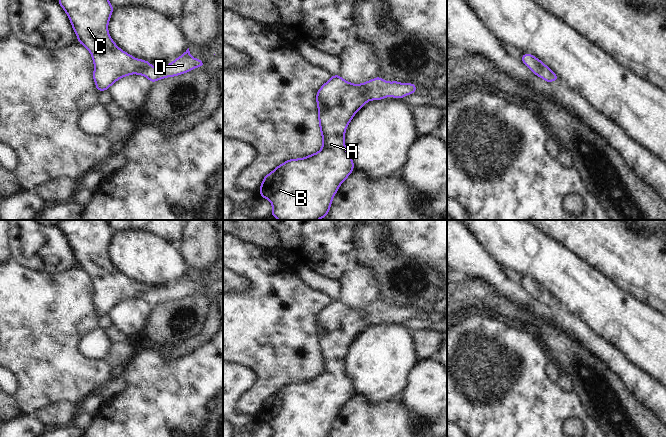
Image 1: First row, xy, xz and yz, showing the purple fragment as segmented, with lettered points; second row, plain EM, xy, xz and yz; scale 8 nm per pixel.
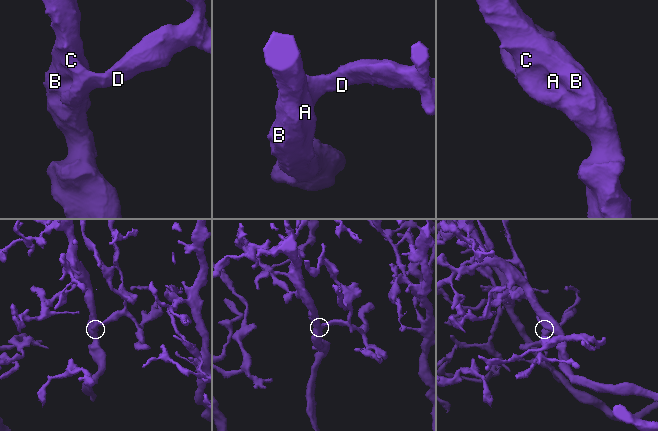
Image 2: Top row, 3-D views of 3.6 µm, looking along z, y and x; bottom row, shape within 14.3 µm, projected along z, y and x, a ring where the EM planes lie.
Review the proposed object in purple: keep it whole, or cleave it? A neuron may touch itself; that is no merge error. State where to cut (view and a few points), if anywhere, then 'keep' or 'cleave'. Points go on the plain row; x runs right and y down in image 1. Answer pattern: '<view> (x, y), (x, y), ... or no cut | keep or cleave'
no cut | keep

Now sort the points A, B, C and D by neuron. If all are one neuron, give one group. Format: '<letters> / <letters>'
A B C D

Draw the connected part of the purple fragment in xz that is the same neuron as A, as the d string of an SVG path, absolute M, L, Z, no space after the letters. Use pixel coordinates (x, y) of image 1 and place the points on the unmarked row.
M340 299L332 301L324 307L316 318L318 332L319 351L322 360L322 372L305 382L289 383L278 389L272 396L268 397L260 409L260 421L266 422L272 428L272 437L329 437L333 422L340 409L348 402L354 394L354 386L345 370L345 356L354 339L368 325L383 324L385 321L401 323L415 317L417 310L412 307L400 307L398 305L388 306L380 300L361 308L353 308Z

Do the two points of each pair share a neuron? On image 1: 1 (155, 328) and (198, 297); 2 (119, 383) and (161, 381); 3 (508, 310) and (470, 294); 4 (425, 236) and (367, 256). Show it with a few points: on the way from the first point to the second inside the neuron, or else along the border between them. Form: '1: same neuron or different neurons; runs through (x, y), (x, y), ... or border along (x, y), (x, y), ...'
1: same neuron; runs through (166, 317), (178, 306), (187, 306)
2: different neurons; border along (116, 373), (123, 379), (125, 386), (115, 395)
3: same neuron; runs through (499, 307), (479, 295)
4: different neurons; border along (388, 230), (391, 244), (407, 257), (415, 258)

